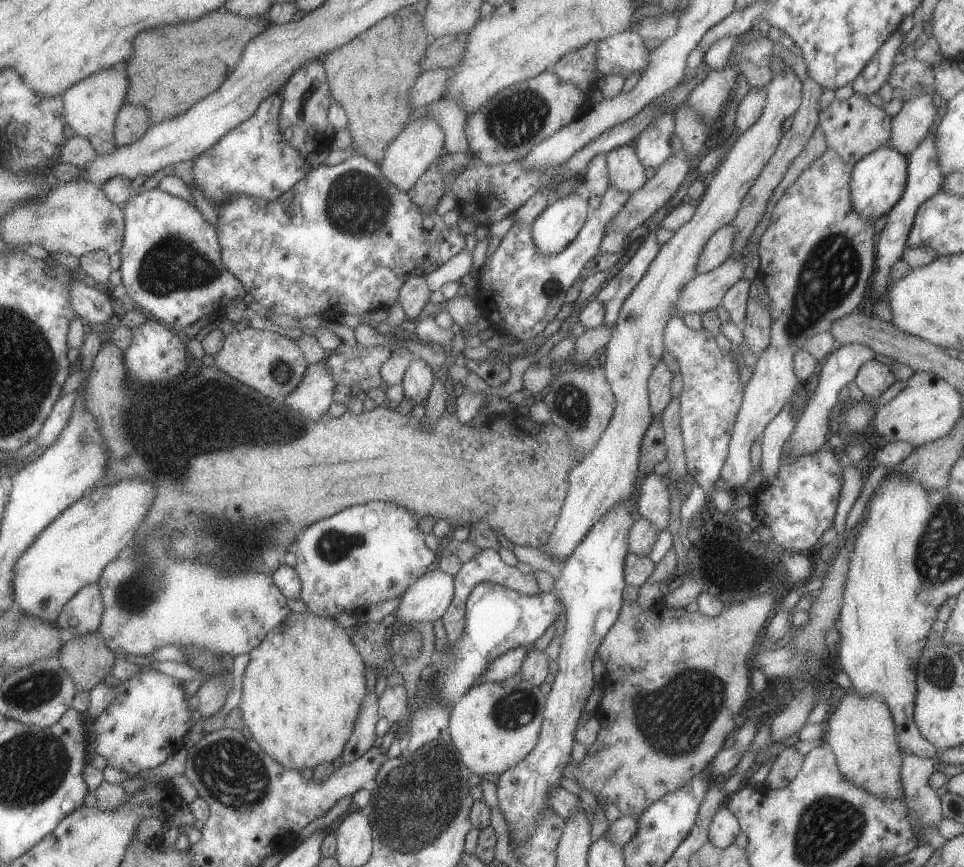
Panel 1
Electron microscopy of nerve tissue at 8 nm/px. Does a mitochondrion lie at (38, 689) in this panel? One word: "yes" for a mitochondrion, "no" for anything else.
yes

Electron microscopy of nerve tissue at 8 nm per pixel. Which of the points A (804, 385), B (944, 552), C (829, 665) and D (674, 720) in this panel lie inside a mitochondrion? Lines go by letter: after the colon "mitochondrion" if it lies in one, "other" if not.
A: other
B: mitochondrion
C: other
D: mitochondrion

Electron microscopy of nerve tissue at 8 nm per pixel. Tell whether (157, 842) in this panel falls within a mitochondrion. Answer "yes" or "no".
no

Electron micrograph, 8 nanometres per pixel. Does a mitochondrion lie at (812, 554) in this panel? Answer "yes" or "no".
no

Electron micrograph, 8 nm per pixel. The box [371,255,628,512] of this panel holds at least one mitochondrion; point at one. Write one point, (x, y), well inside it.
(570, 401)

